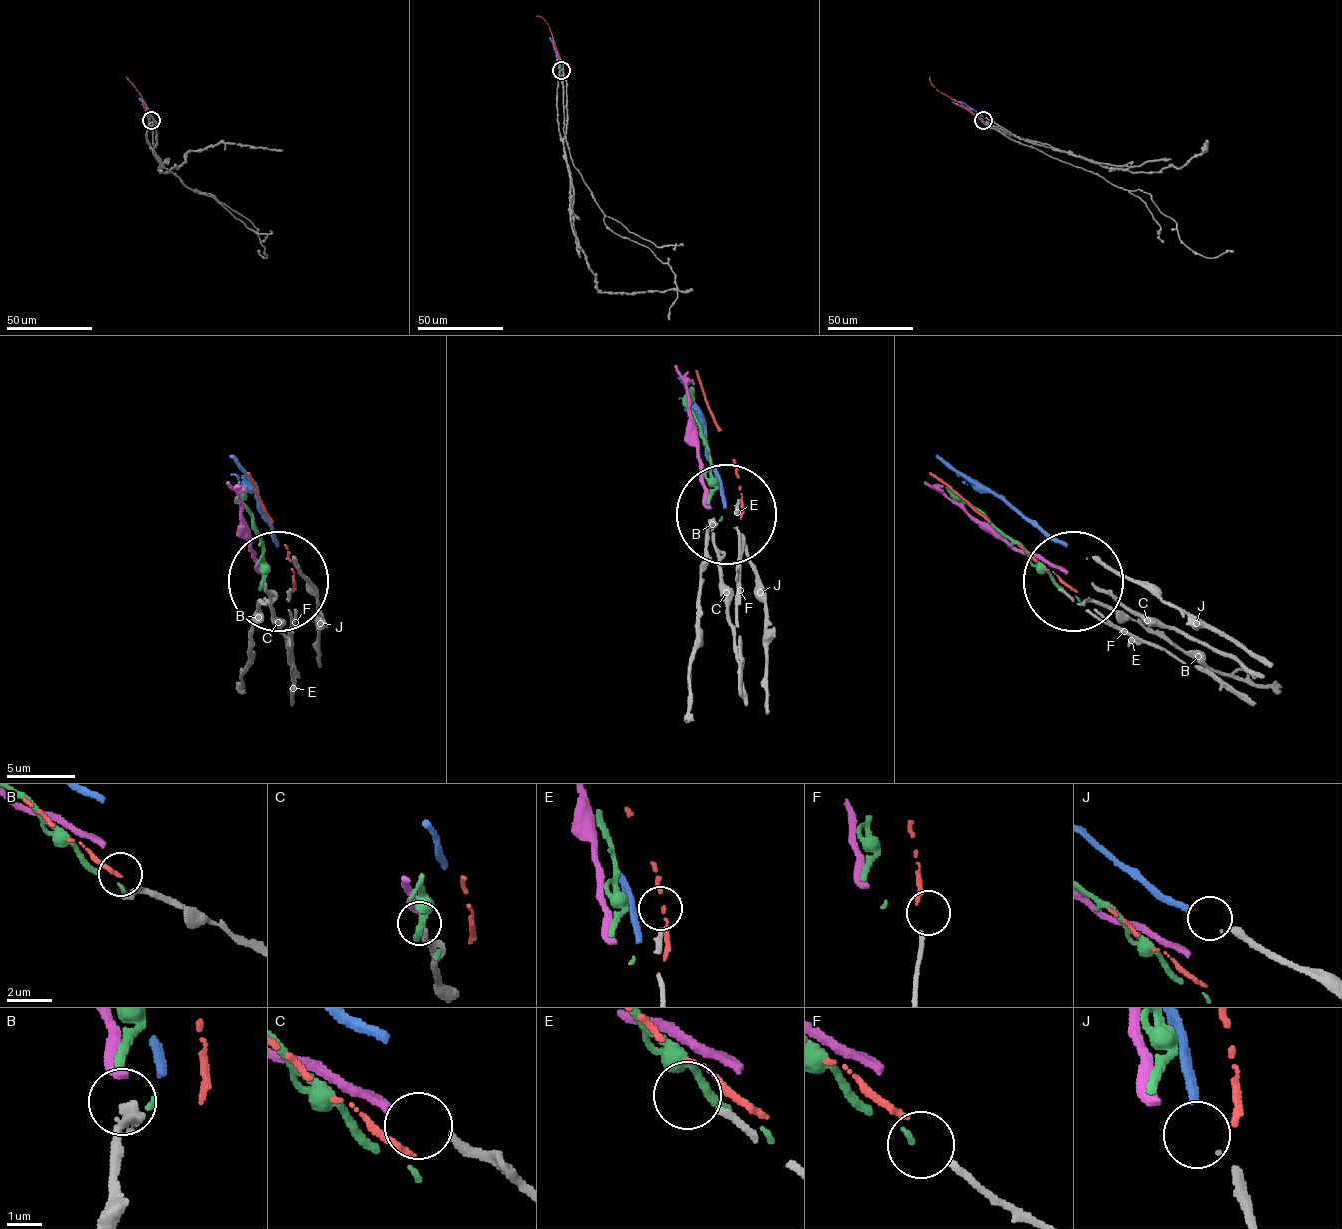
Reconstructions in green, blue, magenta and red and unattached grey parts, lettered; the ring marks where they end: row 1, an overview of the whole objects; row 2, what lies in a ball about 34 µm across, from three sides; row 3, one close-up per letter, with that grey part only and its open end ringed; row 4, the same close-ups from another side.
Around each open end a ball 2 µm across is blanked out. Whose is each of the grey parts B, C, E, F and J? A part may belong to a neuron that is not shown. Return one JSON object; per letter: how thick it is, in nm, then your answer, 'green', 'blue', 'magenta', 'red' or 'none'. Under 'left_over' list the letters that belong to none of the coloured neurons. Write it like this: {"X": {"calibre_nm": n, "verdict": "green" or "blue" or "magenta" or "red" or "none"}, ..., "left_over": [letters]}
{"B": {"calibre_nm": 360, "verdict": "green"}, "C": {"calibre_nm": 240, "verdict": "magenta"}, "E": {"calibre_nm": 240, "verdict": "none"}, "F": {"calibre_nm": 190, "verdict": "red"}, "J": {"calibre_nm": 130, "verdict": "blue"}, "left_over": ["E"]}

